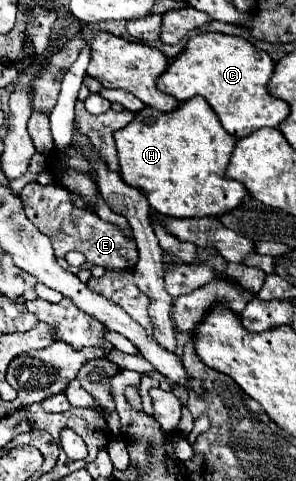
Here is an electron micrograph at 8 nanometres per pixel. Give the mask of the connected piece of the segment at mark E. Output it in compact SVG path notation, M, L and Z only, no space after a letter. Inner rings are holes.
M30 182L22 190L20 198L22 198L28 220L32 220L32 224L36 224L36 228L52 240L56 260L64 270L72 270L74 274L78 272L78 268L70 268L68 262L64 260L64 256L70 250L78 250L86 256L86 264L84 264L86 268L104 266L106 270L134 270L138 262L136 242L130 240L128 234L124 234L116 224L100 220L94 212L76 208L72 200L68 200L66 188L58 184L42 186L38 182Z

